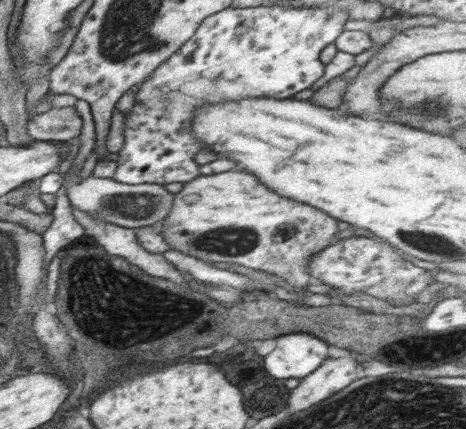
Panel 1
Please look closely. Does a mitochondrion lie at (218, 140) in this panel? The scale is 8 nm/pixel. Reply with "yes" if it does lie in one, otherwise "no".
no

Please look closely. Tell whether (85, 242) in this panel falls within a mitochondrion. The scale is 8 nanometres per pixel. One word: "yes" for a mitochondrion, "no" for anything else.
no

